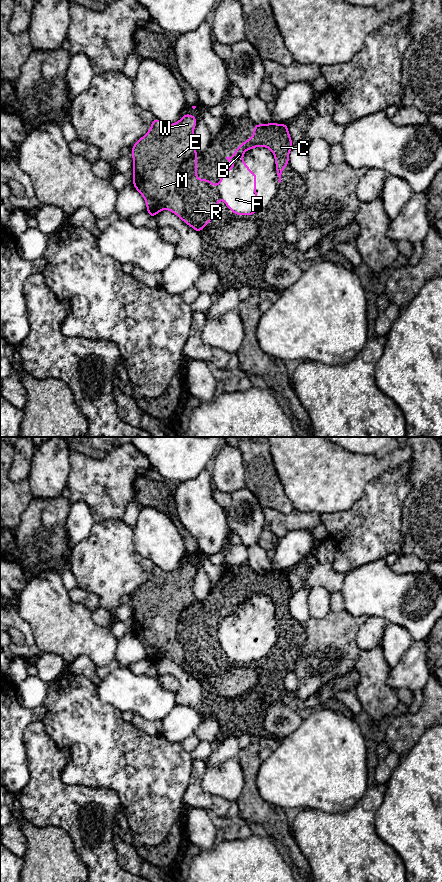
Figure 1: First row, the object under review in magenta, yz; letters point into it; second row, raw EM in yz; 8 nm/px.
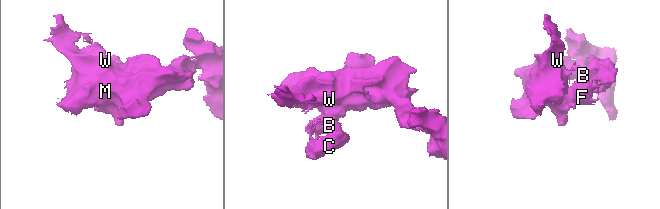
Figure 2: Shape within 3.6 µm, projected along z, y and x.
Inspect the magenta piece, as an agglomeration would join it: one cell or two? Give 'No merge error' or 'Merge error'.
No merge error

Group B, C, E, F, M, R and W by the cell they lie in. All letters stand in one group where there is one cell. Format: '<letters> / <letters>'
B C E F M R W

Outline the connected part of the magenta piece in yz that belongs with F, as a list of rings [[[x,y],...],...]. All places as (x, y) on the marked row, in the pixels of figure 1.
[[[187,113],[181,119],[173,124],[165,124],[158,118],[153,119],[149,131],[142,136],[131,149],[133,158],[133,187],[145,199],[147,213],[151,218],[159,212],[166,209],[177,215],[188,226],[200,233],[202,229],[213,219],[217,213],[217,204],[221,199],[225,200],[225,206],[233,212],[234,215],[255,215],[257,213],[257,190],[254,187],[257,183],[256,174],[251,171],[247,164],[242,160],[244,152],[255,147],[269,148],[275,158],[275,168],[281,182],[282,170],[289,163],[289,152],[293,147],[293,142],[288,131],[288,124],[277,124],[270,122],[269,124],[255,124],[253,136],[242,142],[238,146],[234,155],[226,157],[230,163],[235,163],[235,167],[230,167],[227,171],[221,172],[221,181],[215,186],[209,179],[197,178],[197,150],[193,145],[194,128],[197,125],[197,118]]]

